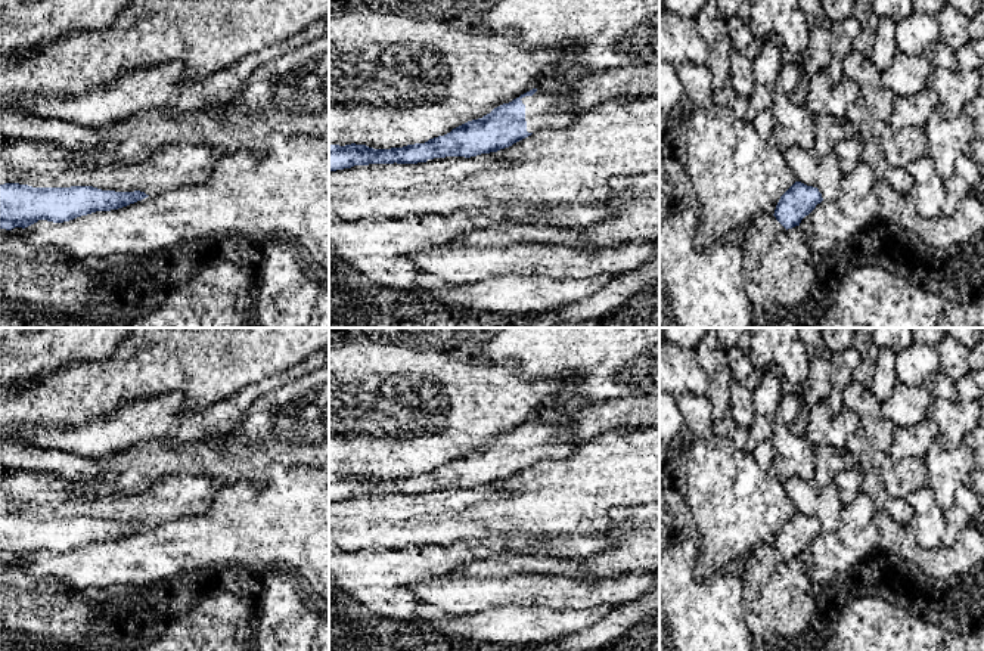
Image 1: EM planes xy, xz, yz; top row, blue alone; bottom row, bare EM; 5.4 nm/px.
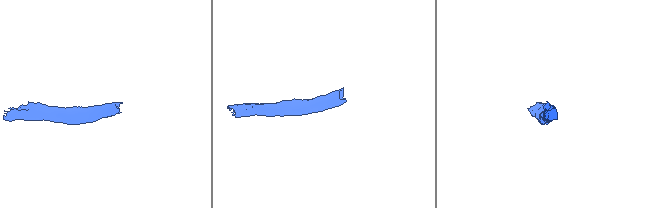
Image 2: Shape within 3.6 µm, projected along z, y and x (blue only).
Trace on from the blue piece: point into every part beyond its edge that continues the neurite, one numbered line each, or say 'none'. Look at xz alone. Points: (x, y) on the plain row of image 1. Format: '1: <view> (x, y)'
1: xz (546, 439)

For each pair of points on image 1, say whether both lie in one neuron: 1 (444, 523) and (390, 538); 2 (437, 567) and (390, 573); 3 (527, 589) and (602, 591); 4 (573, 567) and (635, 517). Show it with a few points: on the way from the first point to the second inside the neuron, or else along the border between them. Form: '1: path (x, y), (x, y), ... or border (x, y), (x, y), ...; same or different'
1: path (431, 529), (403, 533); same
2: path (425, 567), (402, 569); same
3: path (546, 591), (583, 591); same
4: path (592, 567), (604, 564), (632, 536); same

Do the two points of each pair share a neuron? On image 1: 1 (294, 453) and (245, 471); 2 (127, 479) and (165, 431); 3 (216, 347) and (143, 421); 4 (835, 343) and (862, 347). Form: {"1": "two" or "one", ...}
{"1": "one", "2": "two", "3": "two", "4": "two"}

